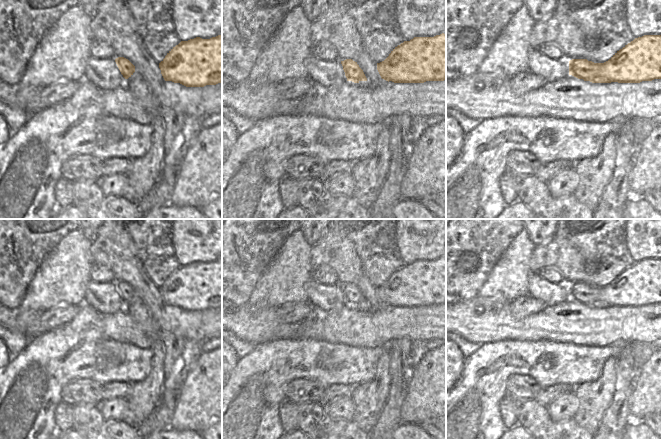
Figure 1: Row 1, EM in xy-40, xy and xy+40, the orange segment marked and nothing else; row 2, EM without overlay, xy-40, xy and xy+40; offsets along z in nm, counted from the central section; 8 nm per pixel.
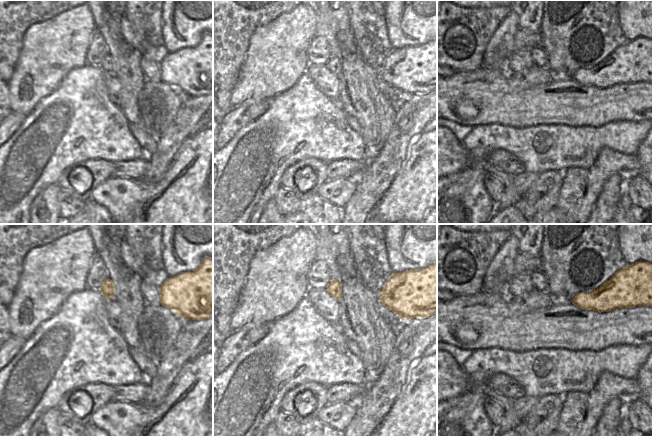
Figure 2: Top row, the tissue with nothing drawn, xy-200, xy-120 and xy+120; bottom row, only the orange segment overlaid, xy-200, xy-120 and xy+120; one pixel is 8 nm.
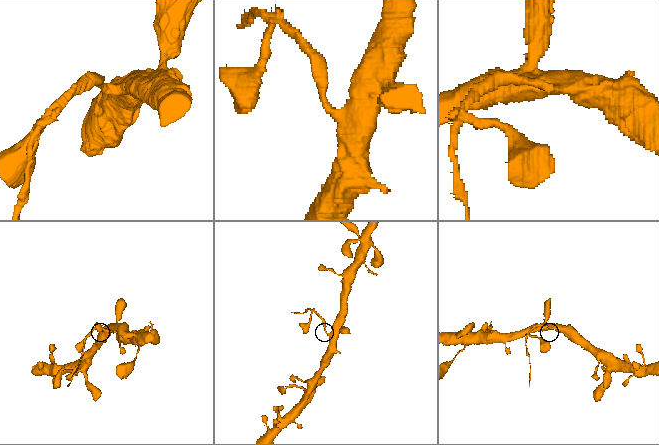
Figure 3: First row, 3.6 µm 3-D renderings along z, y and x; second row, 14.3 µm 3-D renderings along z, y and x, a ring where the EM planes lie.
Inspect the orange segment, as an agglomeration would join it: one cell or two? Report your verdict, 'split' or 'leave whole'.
split

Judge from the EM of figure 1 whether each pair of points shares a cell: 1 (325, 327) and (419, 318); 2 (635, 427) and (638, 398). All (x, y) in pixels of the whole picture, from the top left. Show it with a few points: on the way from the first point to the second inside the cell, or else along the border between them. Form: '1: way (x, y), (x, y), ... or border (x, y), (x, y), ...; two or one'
1: way (348, 326), (382, 326), (390, 322), (396, 322); one
2: border (633, 420), (642, 421); two

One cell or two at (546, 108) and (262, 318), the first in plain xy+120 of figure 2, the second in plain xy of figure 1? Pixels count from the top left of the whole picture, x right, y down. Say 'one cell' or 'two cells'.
one cell

